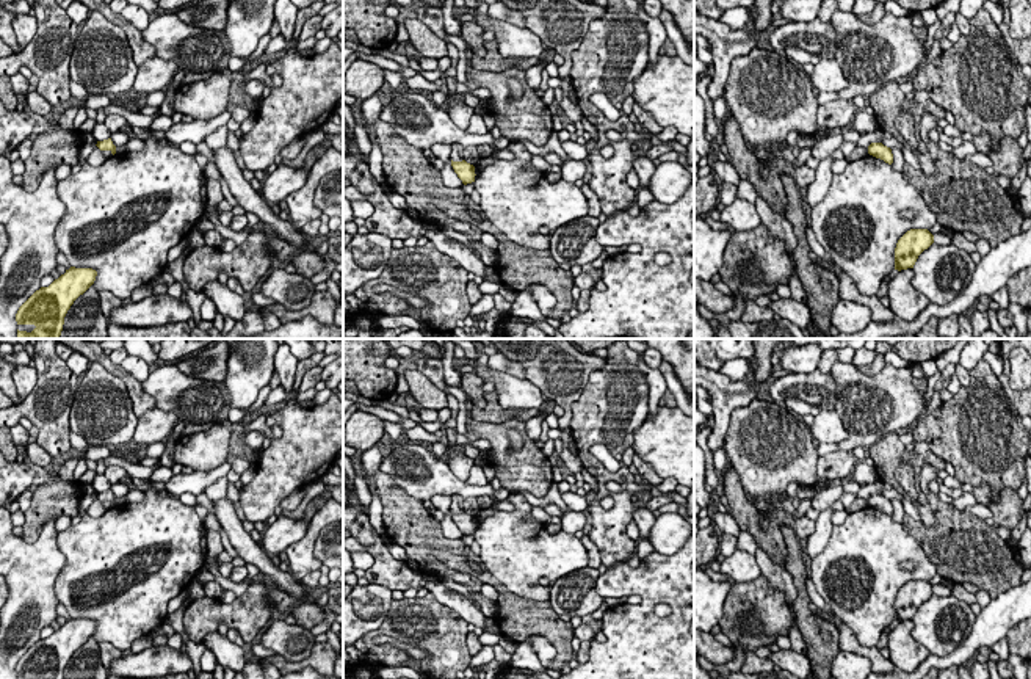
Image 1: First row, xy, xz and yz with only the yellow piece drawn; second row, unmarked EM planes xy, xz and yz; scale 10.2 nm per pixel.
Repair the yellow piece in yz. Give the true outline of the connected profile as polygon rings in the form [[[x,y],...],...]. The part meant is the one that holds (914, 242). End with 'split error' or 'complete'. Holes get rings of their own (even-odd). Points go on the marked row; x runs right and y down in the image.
[[[910,229],[896,243],[895,270],[913,268],[918,256],[934,243],[928,229]]]; complete

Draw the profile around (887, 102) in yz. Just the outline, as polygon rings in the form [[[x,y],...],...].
[[[895,80],[866,97],[866,103],[873,108],[879,129],[888,132],[899,144],[904,138],[895,127],[895,119],[903,113],[904,99],[906,94]]]

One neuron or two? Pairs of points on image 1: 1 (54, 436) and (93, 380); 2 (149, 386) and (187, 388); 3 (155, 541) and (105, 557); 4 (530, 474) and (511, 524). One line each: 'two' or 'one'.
1: two
2: one
3: one
4: two

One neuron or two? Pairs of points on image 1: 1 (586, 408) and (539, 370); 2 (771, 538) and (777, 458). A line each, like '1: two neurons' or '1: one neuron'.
1: two neurons
2: two neurons

